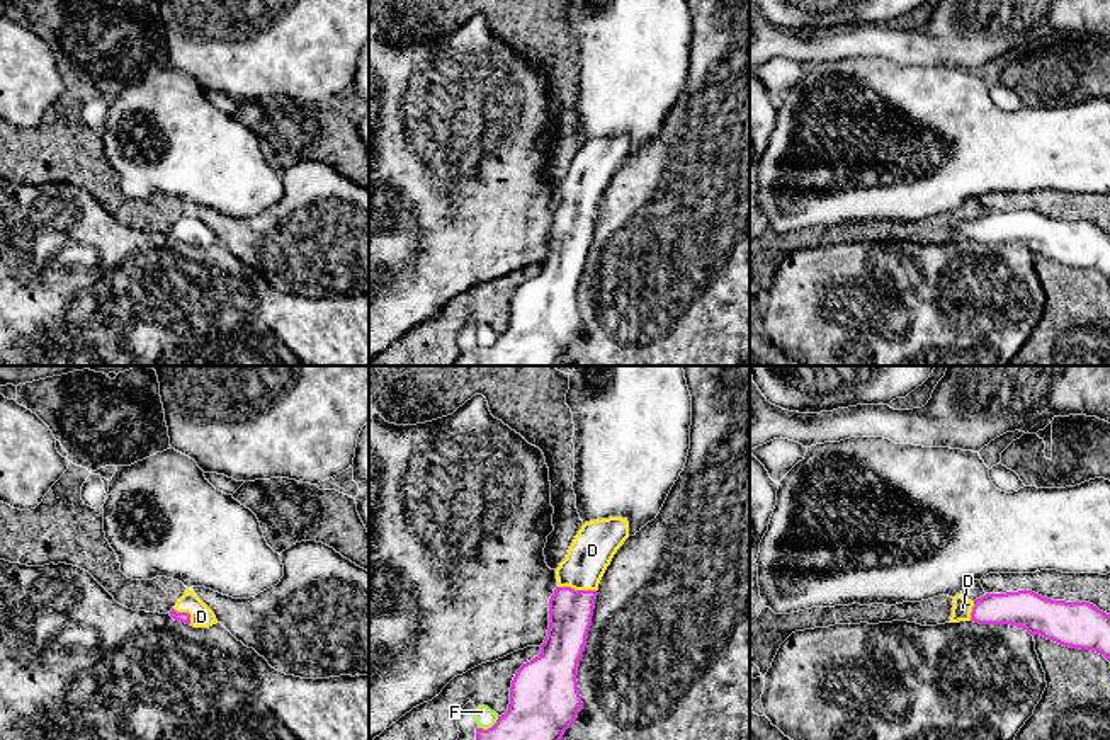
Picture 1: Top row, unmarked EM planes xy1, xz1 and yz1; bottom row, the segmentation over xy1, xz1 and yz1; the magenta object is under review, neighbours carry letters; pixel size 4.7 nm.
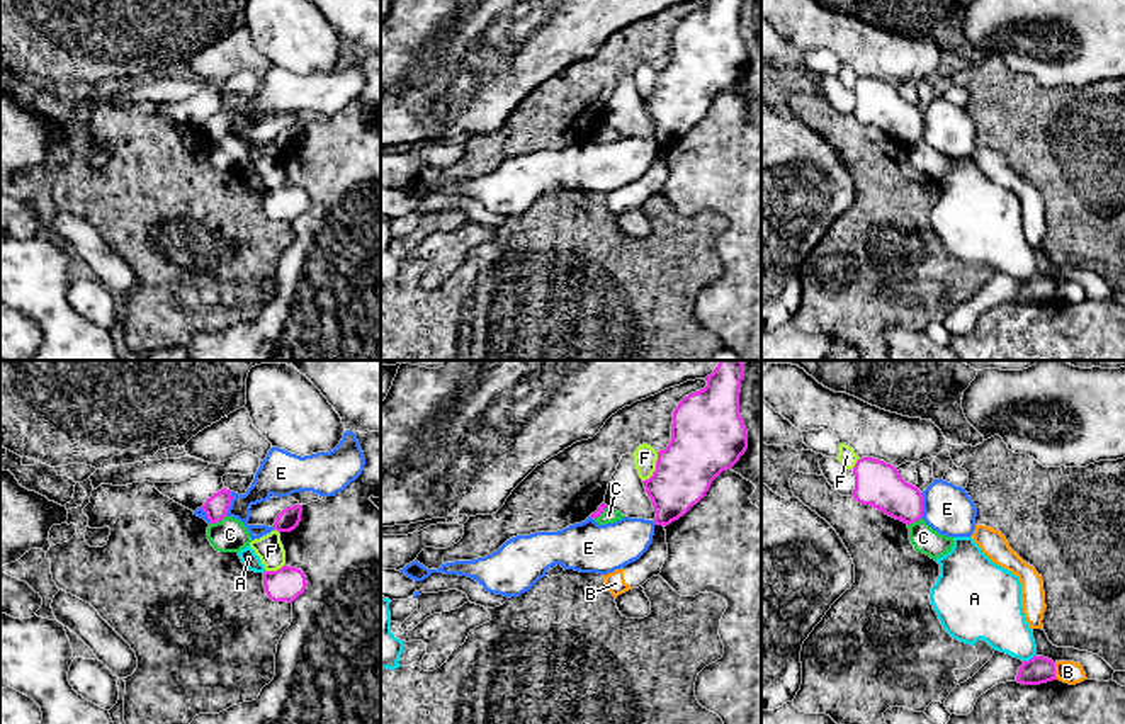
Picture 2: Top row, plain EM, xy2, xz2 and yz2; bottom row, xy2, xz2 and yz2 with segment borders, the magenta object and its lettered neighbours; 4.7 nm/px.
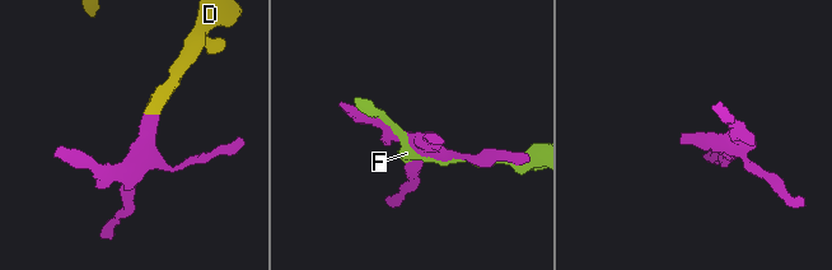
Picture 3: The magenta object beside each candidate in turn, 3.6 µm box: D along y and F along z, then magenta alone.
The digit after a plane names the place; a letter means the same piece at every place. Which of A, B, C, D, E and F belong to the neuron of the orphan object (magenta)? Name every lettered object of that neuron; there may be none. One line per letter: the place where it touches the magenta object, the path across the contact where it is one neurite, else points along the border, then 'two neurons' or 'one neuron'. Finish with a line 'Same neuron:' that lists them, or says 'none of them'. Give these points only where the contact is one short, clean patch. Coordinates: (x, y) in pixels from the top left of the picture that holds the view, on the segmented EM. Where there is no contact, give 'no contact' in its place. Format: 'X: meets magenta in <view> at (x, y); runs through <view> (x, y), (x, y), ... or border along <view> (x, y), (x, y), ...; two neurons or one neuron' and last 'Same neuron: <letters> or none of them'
A: meets magenta in yz2 at (1028, 660); two neurons
B: meets magenta in yz2 at (1054, 670); two neurons
C: meets magenta in xy2 at (218, 520); border along xy2 (226, 515), (209, 524); two neurons
D: meets magenta in xz1 at (577, 591); one neuron
E: meets magenta in xy2 at (230, 503); two neurons
F: meets magenta in xz2 at (656, 468); two neurons
Same neuron: D

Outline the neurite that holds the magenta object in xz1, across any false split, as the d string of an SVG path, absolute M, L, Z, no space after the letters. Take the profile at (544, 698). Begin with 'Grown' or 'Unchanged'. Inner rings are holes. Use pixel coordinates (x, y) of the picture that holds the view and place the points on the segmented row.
Grown. M622 517L597 519L581 526L566 558L556 568L558 587L549 599L549 629L541 653L517 670L507 713L488 730L476 728L476 740L561 740L578 718L583 703L576 675L592 626L598 583L627 538L629 522Z

